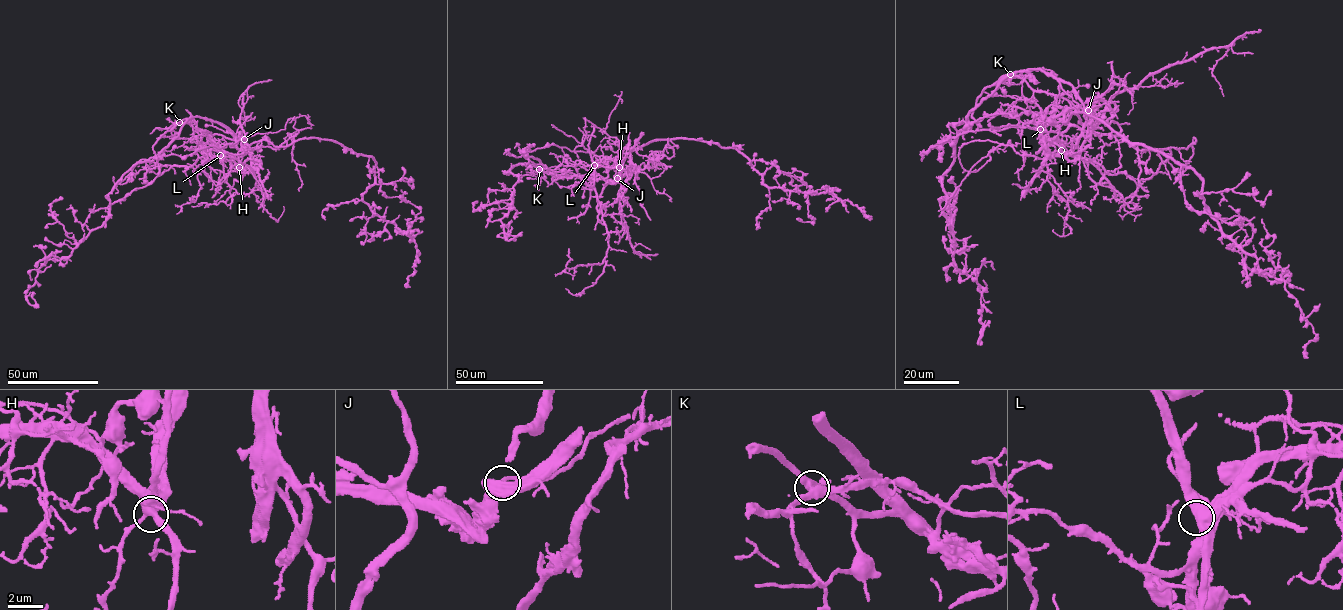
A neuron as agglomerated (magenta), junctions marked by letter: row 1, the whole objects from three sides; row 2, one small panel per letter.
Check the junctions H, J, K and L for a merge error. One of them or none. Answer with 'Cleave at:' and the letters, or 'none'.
Cleave at: K

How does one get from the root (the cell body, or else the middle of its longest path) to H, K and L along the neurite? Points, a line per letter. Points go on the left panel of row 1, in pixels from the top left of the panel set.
H: (236, 145), (241, 138), (251, 167), (257, 169), (260, 163), (249, 159), (239, 167)
K: (236, 145), (235, 137), (220, 123), (198, 116), (179, 122)
L: (236, 145), (242, 139), (251, 166), (258, 167), (255, 160), (241, 164), (220, 155)

